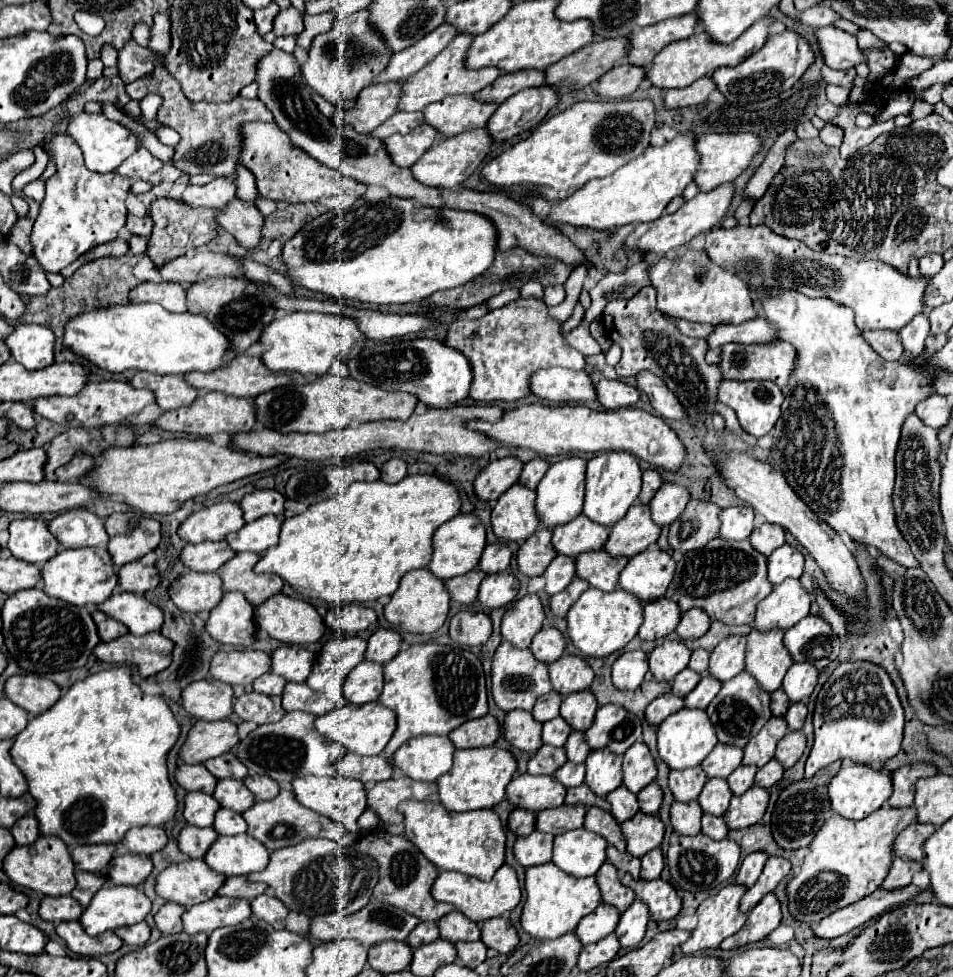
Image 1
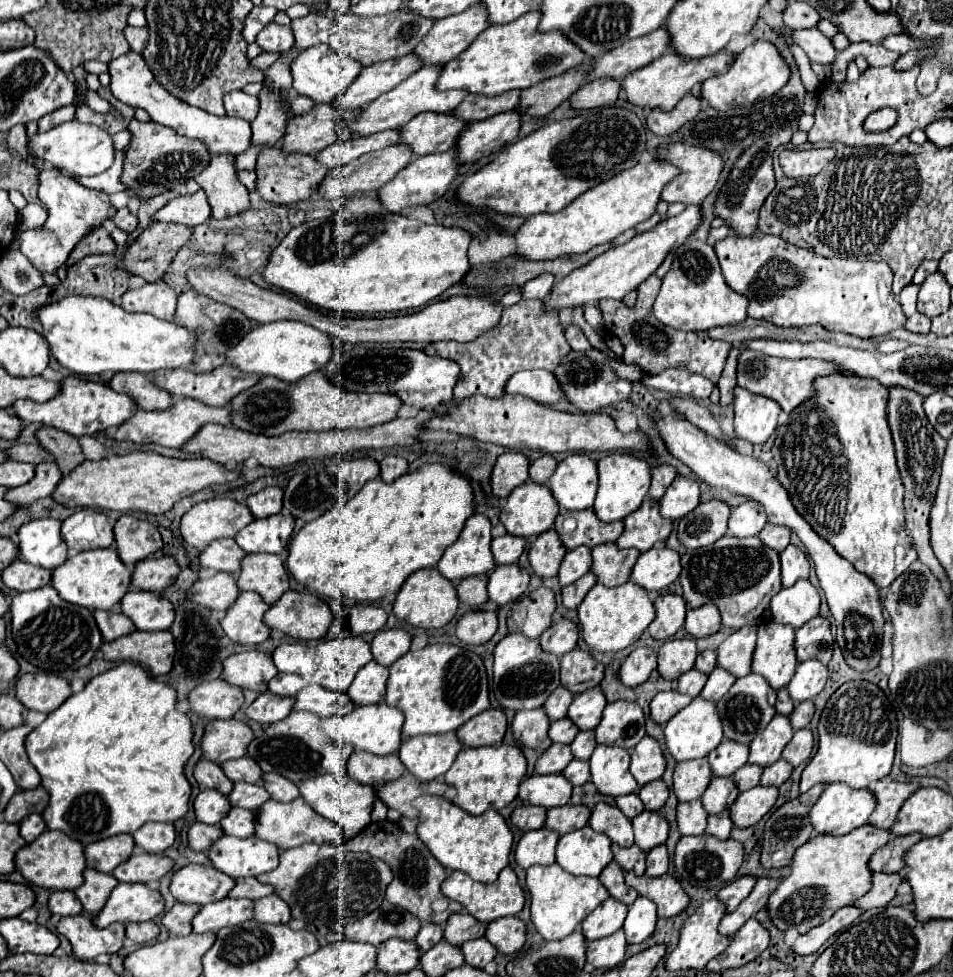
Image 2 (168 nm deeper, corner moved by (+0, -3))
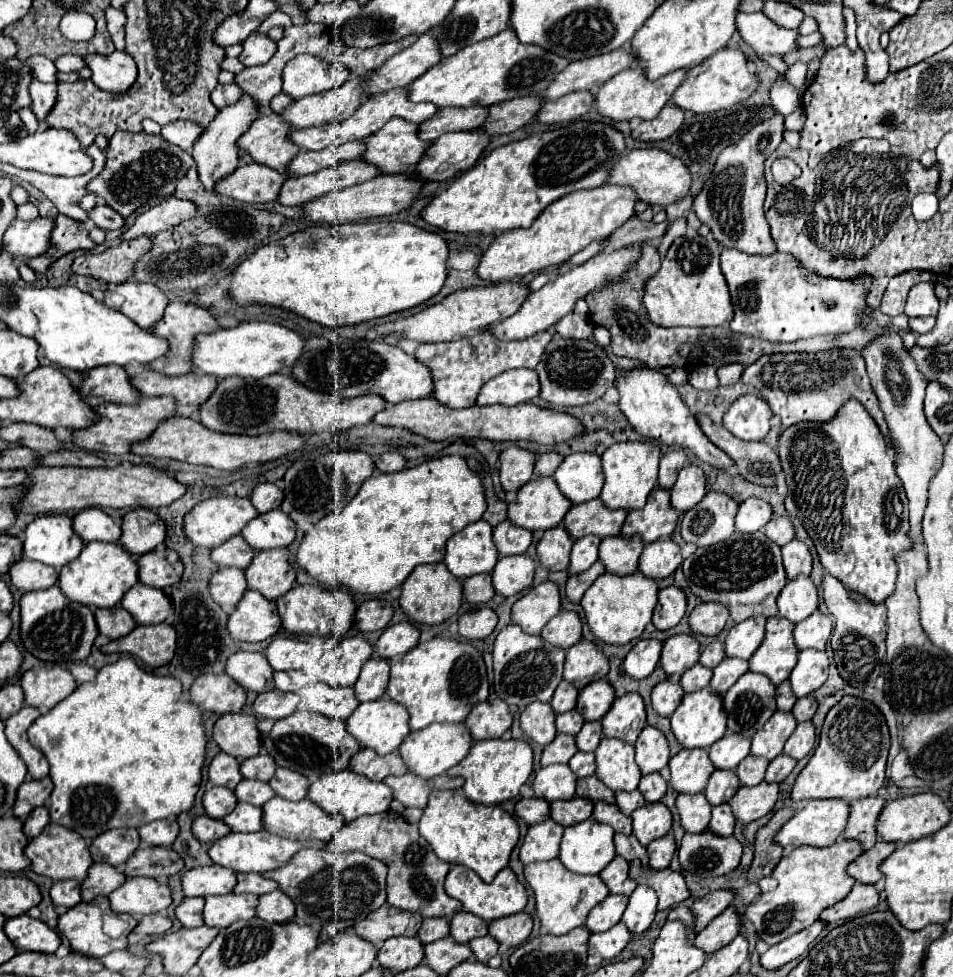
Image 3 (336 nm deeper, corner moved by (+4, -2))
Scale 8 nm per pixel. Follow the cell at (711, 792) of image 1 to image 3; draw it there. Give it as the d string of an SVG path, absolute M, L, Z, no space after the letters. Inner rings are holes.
M715 770L707 782L705 796L711 802L711 806L725 804L733 794L739 790L739 778L735 770Z

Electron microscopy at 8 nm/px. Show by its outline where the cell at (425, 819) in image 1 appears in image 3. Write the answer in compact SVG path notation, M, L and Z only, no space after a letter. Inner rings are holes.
M435 790L419 820L421 836L433 846L435 854L451 864L463 864L479 874L483 882L491 882L509 862L519 842L519 824L501 806L483 806L467 800L459 790Z

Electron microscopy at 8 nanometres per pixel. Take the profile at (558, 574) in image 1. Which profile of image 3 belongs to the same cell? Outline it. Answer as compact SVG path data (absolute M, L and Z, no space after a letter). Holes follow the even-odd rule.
M585 536L585 538L575 540L573 552L571 552L571 566L569 566L571 574L583 572L593 562L597 562L597 558L599 558L599 542L601 542L601 538L597 538L597 536Z

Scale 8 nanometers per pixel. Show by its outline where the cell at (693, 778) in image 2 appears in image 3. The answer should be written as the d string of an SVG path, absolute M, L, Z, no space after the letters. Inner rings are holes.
M681 750L669 760L671 786L677 792L697 794L703 792L715 766L709 762L707 750Z

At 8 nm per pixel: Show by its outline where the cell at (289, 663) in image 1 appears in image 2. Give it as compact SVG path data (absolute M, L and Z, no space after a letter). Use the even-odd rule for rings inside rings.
M283 643L273 651L273 663L281 673L311 677L315 673L315 651L303 643Z

